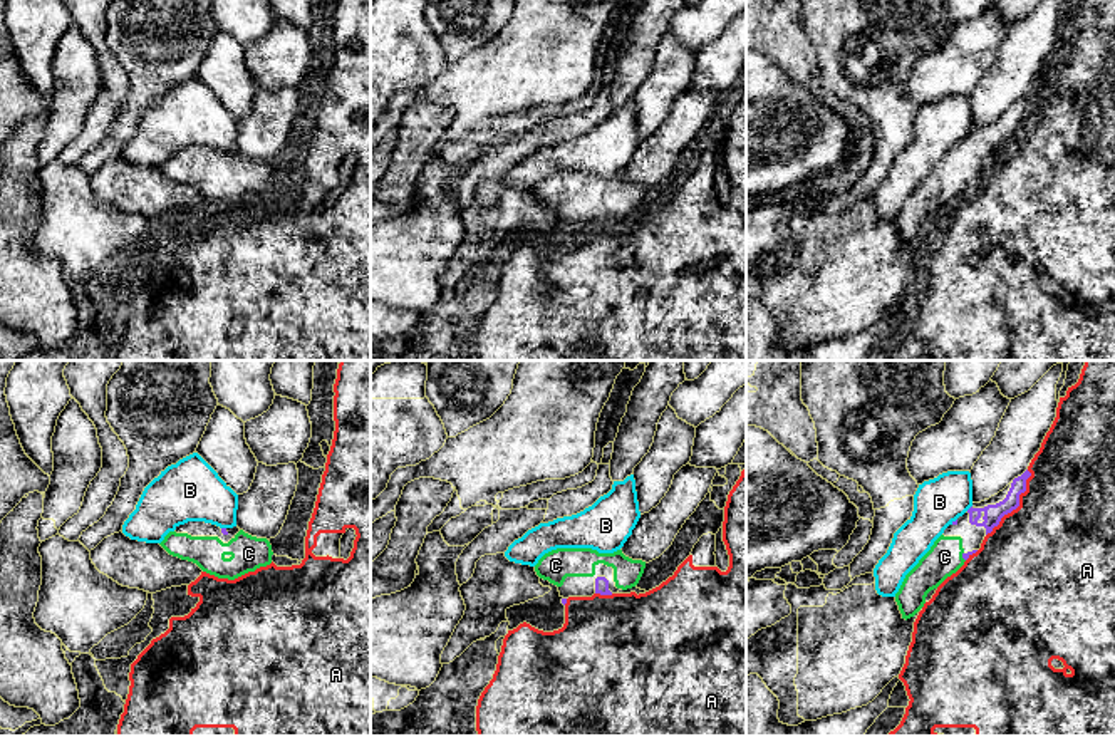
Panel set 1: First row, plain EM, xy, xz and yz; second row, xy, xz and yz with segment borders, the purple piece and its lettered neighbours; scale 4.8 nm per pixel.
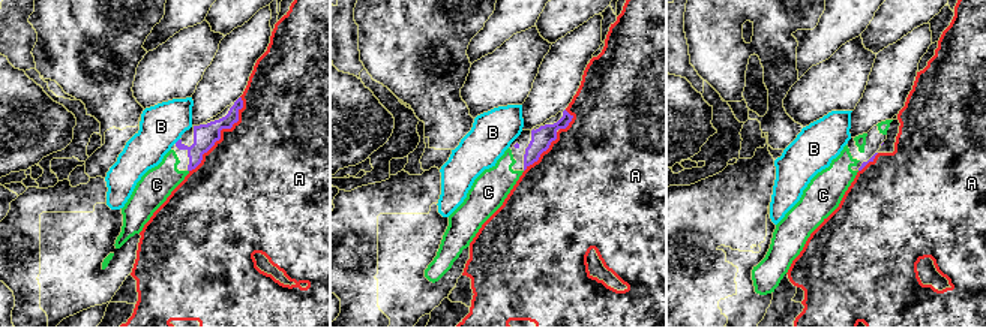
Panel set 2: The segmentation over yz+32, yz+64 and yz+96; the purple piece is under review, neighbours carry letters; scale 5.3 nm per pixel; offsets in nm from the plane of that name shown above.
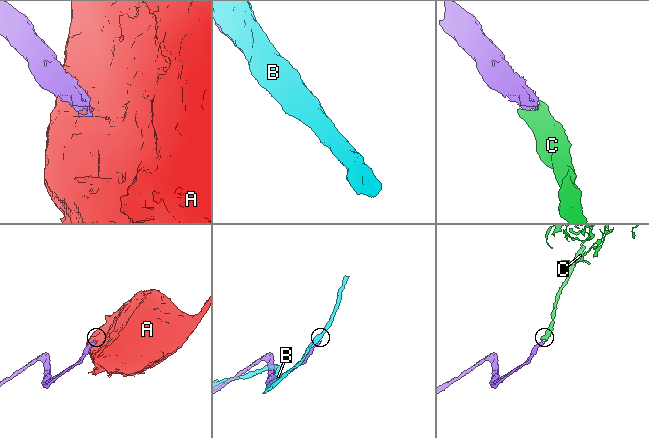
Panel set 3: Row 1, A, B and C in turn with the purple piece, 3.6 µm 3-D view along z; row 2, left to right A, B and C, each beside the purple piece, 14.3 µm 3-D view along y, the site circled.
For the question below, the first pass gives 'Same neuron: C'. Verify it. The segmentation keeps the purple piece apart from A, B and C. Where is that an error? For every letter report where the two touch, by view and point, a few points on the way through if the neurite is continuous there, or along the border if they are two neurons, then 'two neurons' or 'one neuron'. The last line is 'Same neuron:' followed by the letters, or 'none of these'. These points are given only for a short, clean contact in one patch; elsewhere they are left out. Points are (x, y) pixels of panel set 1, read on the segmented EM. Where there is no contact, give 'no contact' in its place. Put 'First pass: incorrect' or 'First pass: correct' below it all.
A: contact yz (1018, 505); two neurons
B: contact yz (969, 508); two neurons
C: contact yz (963, 557); way yz (964, 555), (963, 557), (944, 557); one neuron
Same neuron: C
First pass: correct

